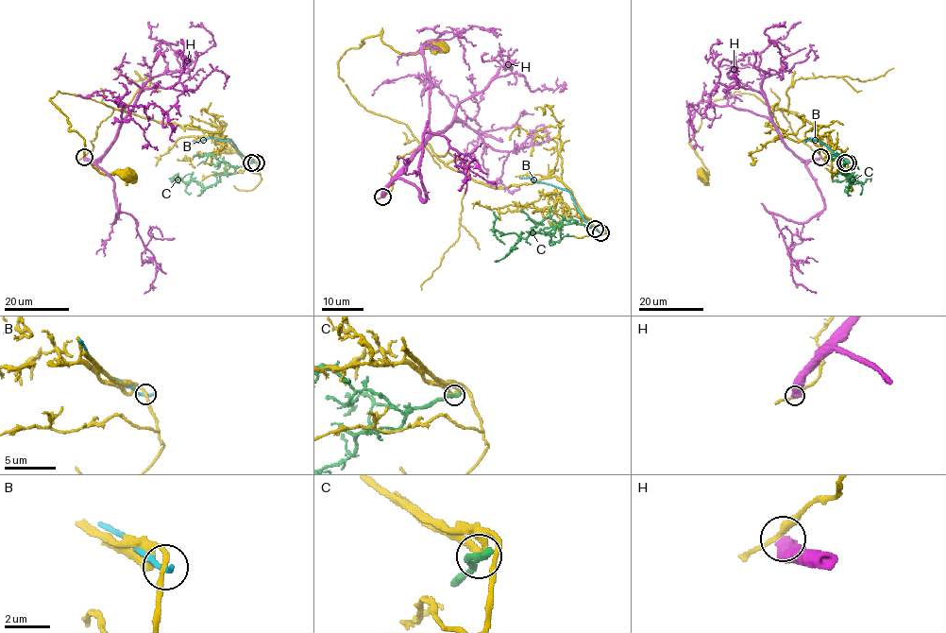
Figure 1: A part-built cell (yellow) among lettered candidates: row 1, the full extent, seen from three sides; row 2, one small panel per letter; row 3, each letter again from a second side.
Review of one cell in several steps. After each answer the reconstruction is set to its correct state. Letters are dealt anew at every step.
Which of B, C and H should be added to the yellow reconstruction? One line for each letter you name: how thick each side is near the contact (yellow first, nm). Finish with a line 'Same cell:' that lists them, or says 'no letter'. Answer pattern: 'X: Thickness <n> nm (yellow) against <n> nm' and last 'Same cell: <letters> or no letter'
Same cell: no letter

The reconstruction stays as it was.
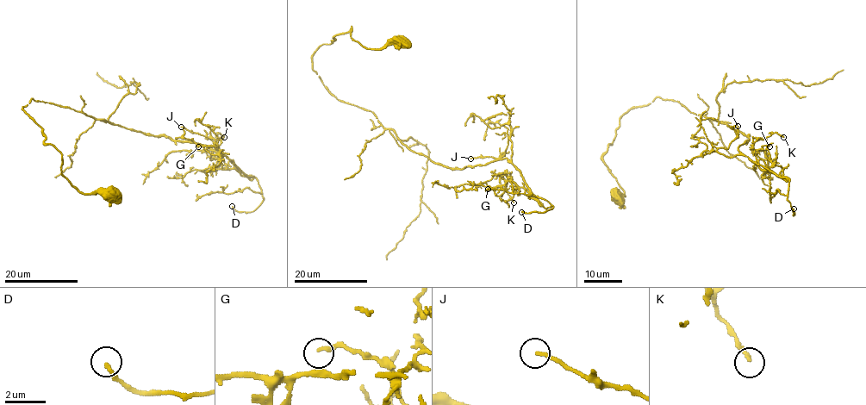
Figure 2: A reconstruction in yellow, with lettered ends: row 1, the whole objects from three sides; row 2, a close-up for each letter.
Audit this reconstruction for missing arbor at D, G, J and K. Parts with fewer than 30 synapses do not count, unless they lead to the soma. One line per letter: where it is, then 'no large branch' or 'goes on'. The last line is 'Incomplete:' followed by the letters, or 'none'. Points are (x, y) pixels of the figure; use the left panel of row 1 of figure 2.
D: place (232, 206); goes on
G: place (198, 146); no large branch
J: place (181, 127); no large branch
K: place (224, 137); no large branch
Incomplete: D

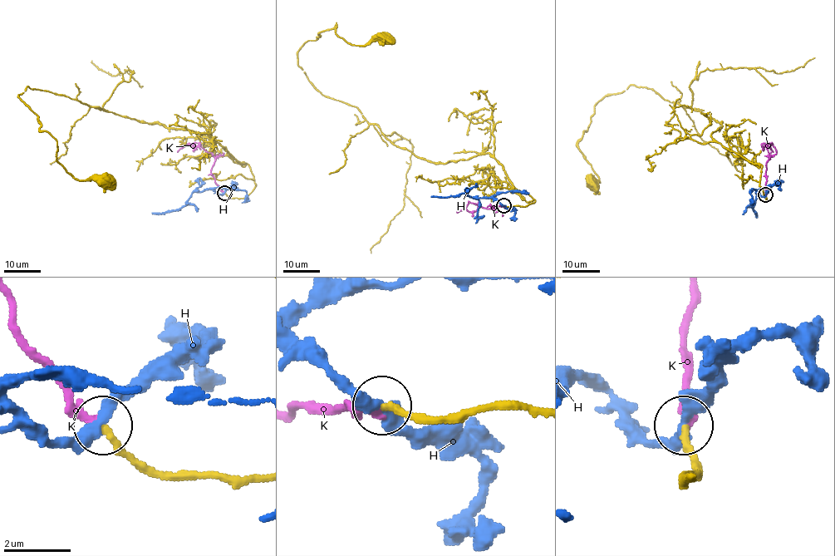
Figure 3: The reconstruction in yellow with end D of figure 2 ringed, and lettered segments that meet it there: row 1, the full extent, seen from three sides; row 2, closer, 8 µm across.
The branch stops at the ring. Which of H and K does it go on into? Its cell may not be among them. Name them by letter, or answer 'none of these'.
K

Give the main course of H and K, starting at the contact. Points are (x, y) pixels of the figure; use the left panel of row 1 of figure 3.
H: (225, 193), (218, 194), (212, 189), (194, 191), (184, 206), (163, 213), (151, 212)
K: (224, 193), (211, 172), (215, 159), (210, 152), (196, 143), (189, 144), (177, 152)

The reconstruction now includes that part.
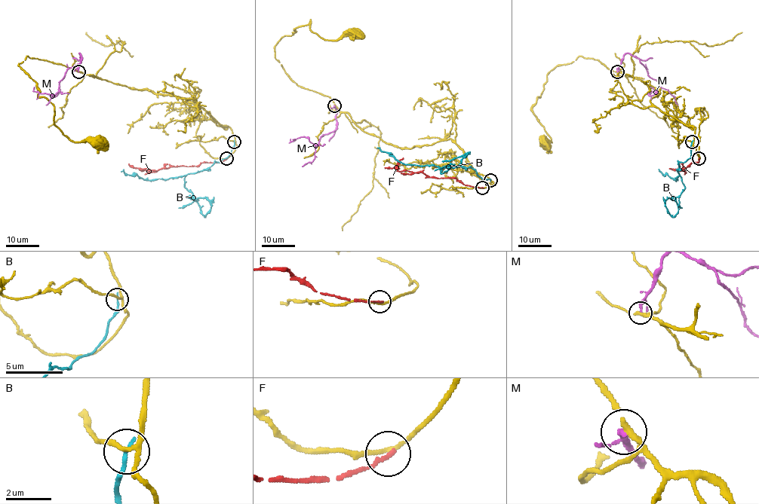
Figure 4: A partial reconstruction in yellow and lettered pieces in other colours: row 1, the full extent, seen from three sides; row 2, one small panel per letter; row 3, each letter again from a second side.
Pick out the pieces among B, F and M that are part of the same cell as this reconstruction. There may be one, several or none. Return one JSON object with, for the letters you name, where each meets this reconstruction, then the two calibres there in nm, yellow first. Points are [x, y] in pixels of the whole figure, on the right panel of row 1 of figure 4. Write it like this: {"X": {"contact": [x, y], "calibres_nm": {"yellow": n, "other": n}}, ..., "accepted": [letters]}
{"M": {"contact": [617, 71], "calibres_nm": {"yellow": 240, "other": 240}}, "accepted": ["M"]}

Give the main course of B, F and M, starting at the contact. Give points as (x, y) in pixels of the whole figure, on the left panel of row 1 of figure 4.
B: (235, 142), (231, 153), (220, 162), (184, 178), (184, 186), (204, 216), (210, 203), (205, 198), (186, 197)
F: (226, 159), (219, 162), (171, 166), (157, 170), (140, 170), (128, 163)
M: (78, 71), (79, 53), (78, 63), (71, 66), (54, 95), (34, 90), (35, 87)

